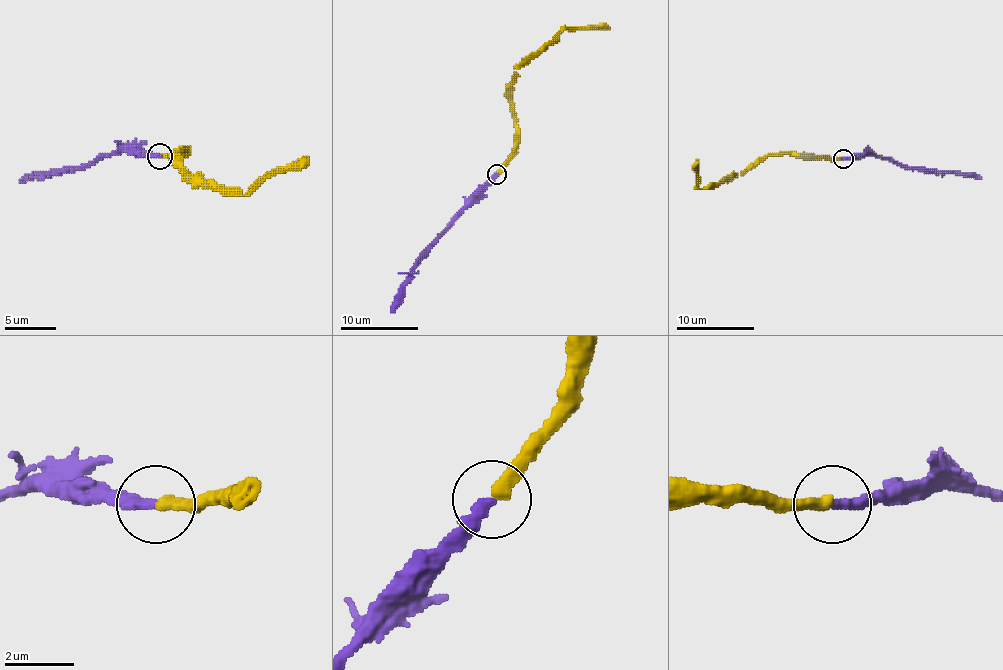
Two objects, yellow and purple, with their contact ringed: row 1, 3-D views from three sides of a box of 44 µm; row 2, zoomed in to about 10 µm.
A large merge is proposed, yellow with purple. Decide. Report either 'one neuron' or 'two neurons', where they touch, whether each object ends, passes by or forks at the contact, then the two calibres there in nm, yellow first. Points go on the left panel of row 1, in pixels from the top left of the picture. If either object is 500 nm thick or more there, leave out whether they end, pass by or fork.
one neuron; at (159, 156); yellow ends there; purple ends there; 400 nm thick on the yellow side, 320 nm on the other

